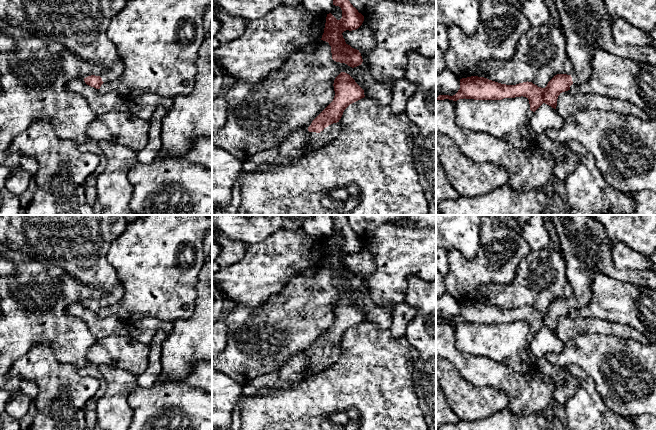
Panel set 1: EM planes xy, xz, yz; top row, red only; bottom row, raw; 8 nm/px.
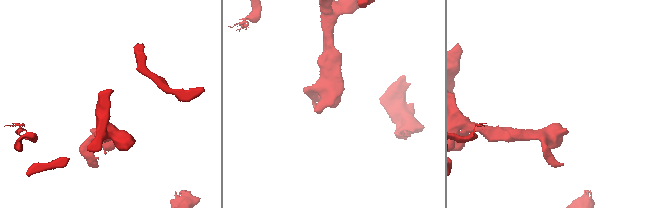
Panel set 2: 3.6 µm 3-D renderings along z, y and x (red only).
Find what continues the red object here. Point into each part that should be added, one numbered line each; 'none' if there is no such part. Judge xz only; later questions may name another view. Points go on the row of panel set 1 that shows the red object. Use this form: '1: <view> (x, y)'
1: xz (315, 140)

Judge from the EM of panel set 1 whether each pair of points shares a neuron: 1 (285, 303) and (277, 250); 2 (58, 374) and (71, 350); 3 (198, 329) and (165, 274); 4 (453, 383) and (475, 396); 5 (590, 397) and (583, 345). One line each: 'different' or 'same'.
1: different
2: different
3: different
4: same
5: different

